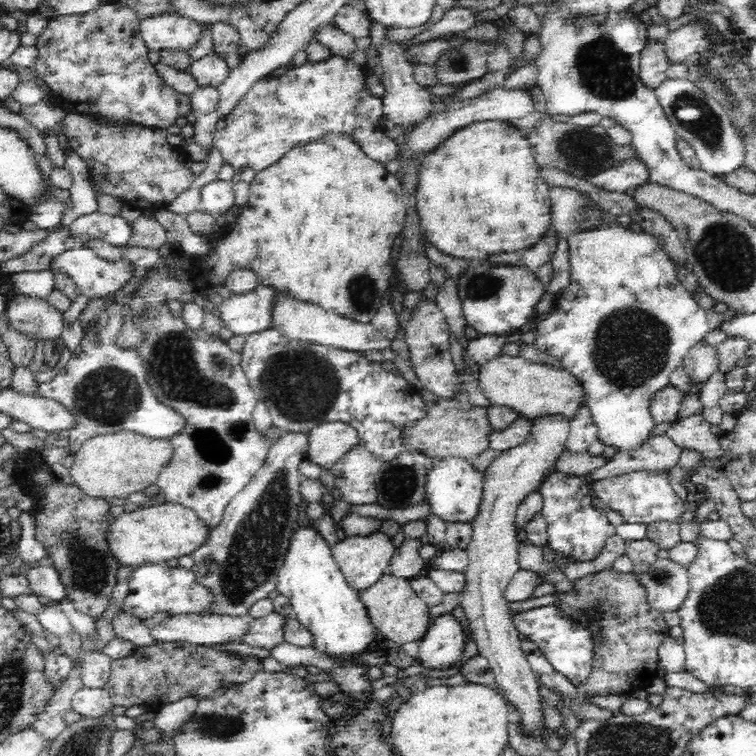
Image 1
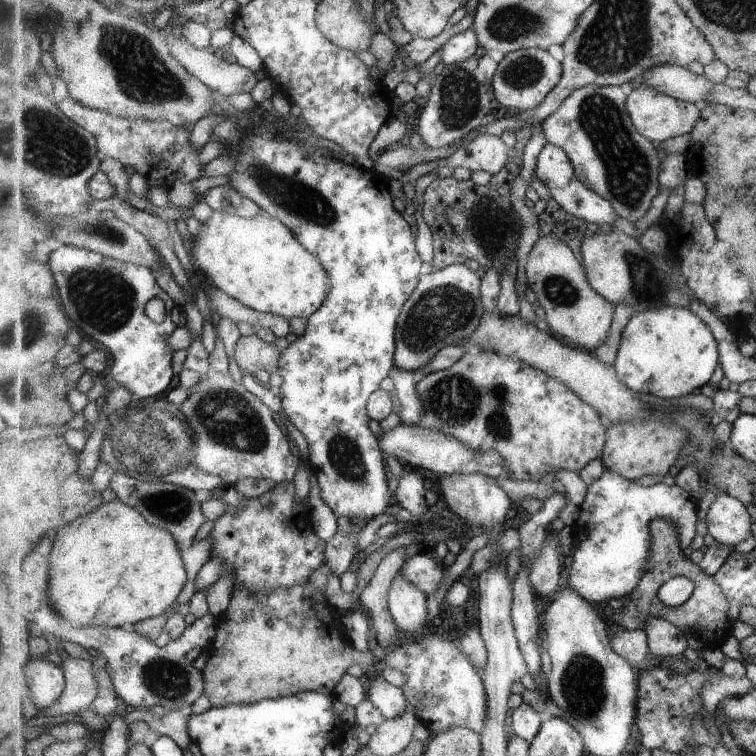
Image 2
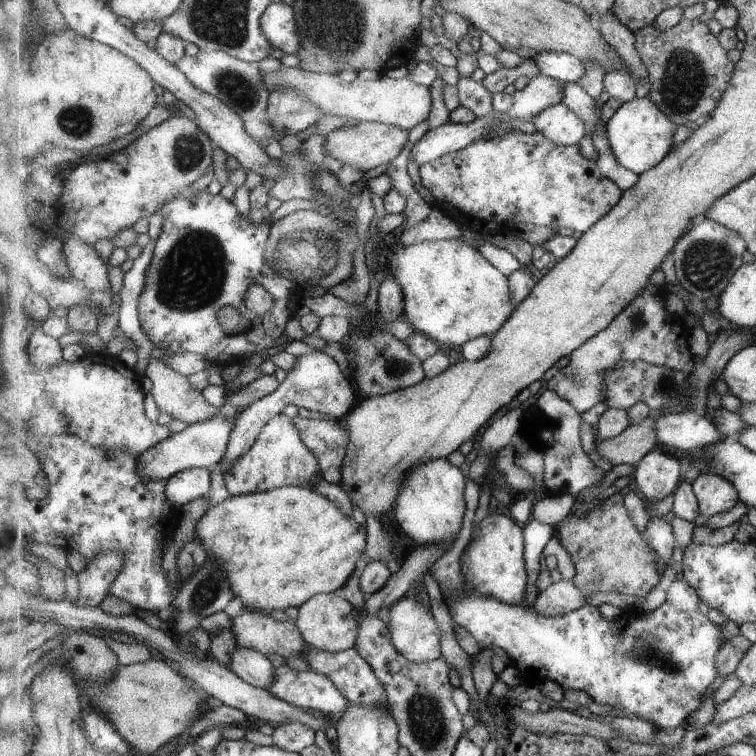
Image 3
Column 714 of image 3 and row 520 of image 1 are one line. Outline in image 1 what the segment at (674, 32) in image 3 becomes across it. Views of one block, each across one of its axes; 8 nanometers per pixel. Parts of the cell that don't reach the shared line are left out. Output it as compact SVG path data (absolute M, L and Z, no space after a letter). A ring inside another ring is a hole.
M20 450L10 462L16 467L14 482L30 491L33 498L33 506L29 512L36 527L34 540L46 548L52 567L64 585L65 596L76 611L97 620L112 600L112 592L118 586L118 572L123 565L112 557L107 540L108 526L112 519L110 502L84 495L83 490L76 484L38 484L32 476L40 472L45 464L32 451Z

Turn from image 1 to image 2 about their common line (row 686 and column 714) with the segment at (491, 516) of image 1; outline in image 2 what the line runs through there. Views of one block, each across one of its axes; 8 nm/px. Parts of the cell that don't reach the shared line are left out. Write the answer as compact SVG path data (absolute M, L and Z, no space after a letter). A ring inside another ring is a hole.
M727 493L716 495L705 522L714 540L726 547L735 548L753 534L753 518L747 505Z

